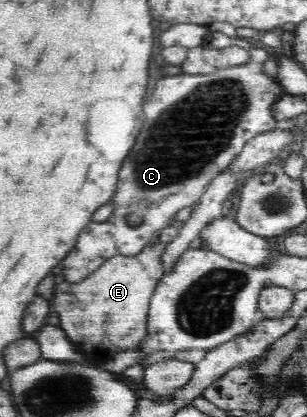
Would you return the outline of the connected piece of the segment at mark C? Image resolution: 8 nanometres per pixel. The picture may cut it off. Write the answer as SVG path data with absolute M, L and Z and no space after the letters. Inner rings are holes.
M209 31L204 35L204 37L205 39L202 45L205 44L205 46L214 47L215 49L225 49L227 47L240 47L240 49L244 49L245 52L248 52L248 61L245 61L245 63L241 65L227 66L223 69L218 69L217 71L214 71L208 75L189 76L182 73L180 75L167 76L165 79L161 79L161 81L155 85L155 91L153 91L151 99L147 99L147 101L145 101L145 105L143 105L145 121L139 133L141 137L137 137L137 145L133 145L133 153L129 153L129 161L125 161L125 165L121 167L118 173L117 187L114 196L111 199L114 205L114 212L105 221L93 221L93 225L89 225L89 229L87 229L87 231L81 231L81 235L79 235L79 239L77 239L77 243L74 245L73 251L67 255L67 259L65 259L65 261L62 261L62 274L65 276L65 282L77 283L77 281L83 281L85 277L89 277L89 274L92 274L106 259L113 257L115 254L134 256L135 254L139 253L145 246L151 245L155 240L157 233L161 229L169 225L176 224L173 217L179 210L187 209L189 206L193 206L198 203L200 197L203 195L203 192L206 190L206 187L209 185L209 182L214 177L217 177L218 173L221 173L231 164L231 161L233 161L233 159L239 155L240 150L250 139L253 139L253 137L255 137L257 134L276 129L276 120L271 116L270 107L273 105L273 103L275 103L275 101L277 101L277 99L289 93L284 91L277 79L268 77L264 74L263 70L261 70L263 63L269 59L267 56L267 50L263 48L262 44L253 45L247 42L245 38L232 38L221 32ZM133 211L139 211L141 212L141 215L143 215L143 223L141 223L139 227L129 227L129 225L125 223L125 217L127 217L129 213L133 213Z

